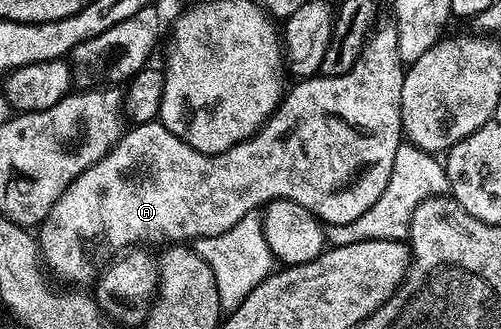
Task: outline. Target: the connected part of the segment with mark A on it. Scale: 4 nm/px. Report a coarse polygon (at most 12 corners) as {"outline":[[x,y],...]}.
{"outline":[[395,26],[291,84],[217,155],[129,126],[39,224],[91,284],[137,245],[218,237],[275,199],[379,201],[402,142]]}

